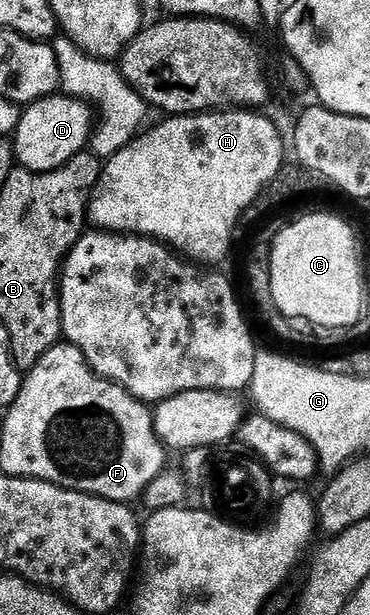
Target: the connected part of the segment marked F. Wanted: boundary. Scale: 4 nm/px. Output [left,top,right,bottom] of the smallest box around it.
[61,381,166,503]

